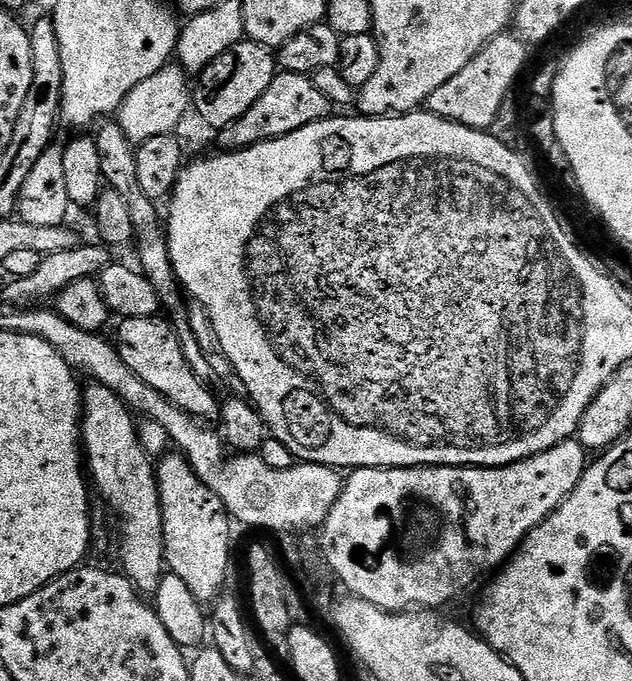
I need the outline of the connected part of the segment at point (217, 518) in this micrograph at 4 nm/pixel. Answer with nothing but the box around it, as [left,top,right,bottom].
[156,454,234,602]

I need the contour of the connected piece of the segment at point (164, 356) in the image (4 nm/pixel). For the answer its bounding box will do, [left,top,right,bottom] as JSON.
[114,315,222,422]

